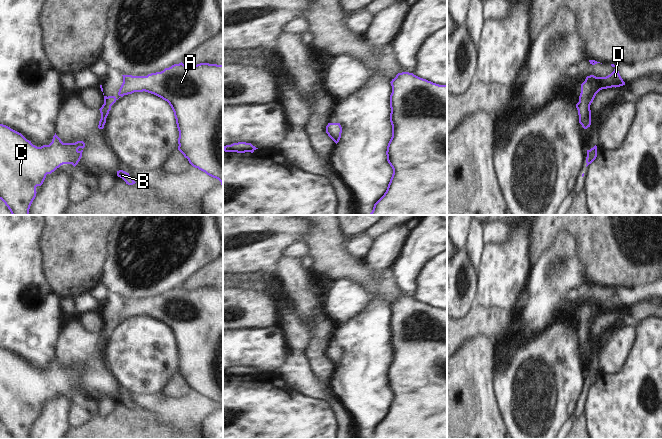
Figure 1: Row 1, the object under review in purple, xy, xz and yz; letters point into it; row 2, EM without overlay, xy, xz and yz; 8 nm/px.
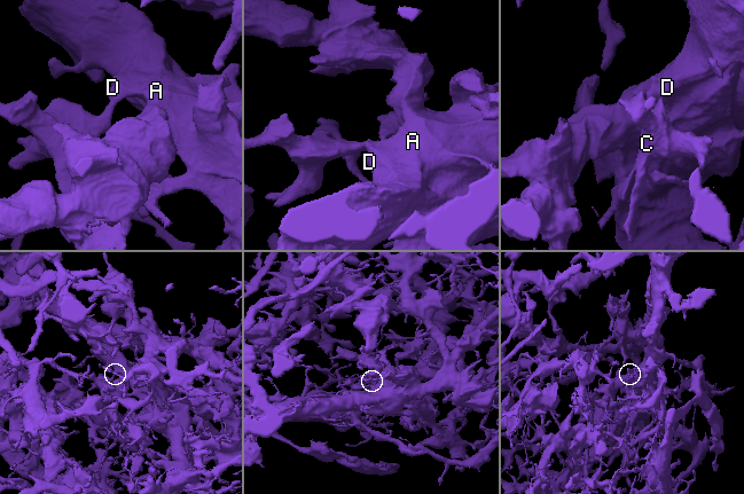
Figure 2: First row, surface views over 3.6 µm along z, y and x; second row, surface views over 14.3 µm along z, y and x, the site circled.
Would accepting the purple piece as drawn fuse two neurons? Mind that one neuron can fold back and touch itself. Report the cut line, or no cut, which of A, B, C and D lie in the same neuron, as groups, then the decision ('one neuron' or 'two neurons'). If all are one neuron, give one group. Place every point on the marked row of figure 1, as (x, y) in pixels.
cut none; groups A B C D; one neuron

